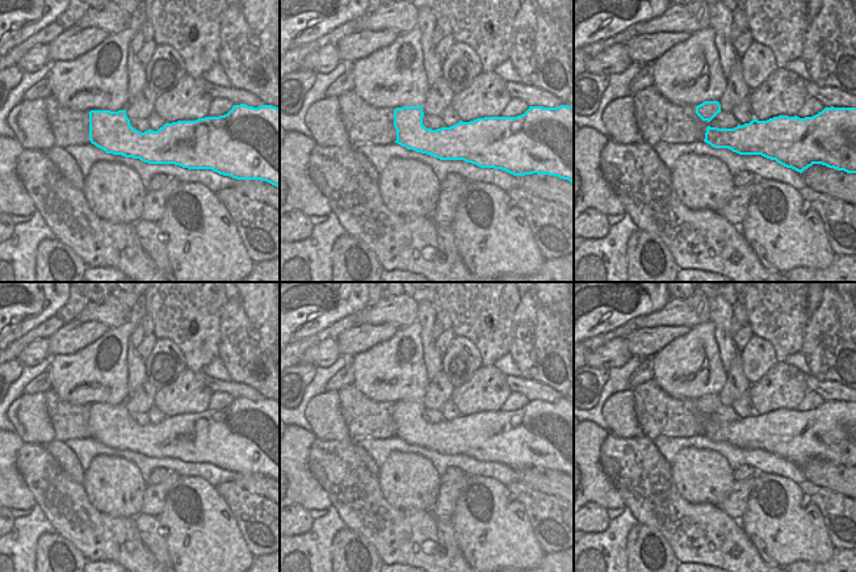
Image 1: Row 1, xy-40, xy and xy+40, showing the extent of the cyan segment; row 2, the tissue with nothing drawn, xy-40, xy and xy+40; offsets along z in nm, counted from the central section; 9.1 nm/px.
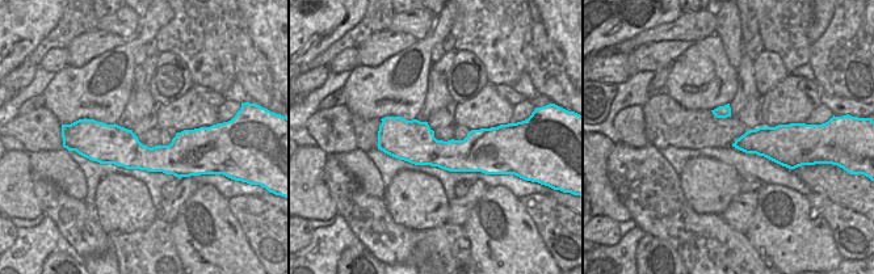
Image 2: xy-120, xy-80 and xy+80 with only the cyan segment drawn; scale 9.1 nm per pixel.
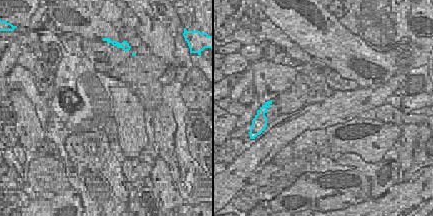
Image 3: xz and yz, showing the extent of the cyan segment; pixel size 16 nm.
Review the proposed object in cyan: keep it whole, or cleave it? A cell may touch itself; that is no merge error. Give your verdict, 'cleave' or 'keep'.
keep

